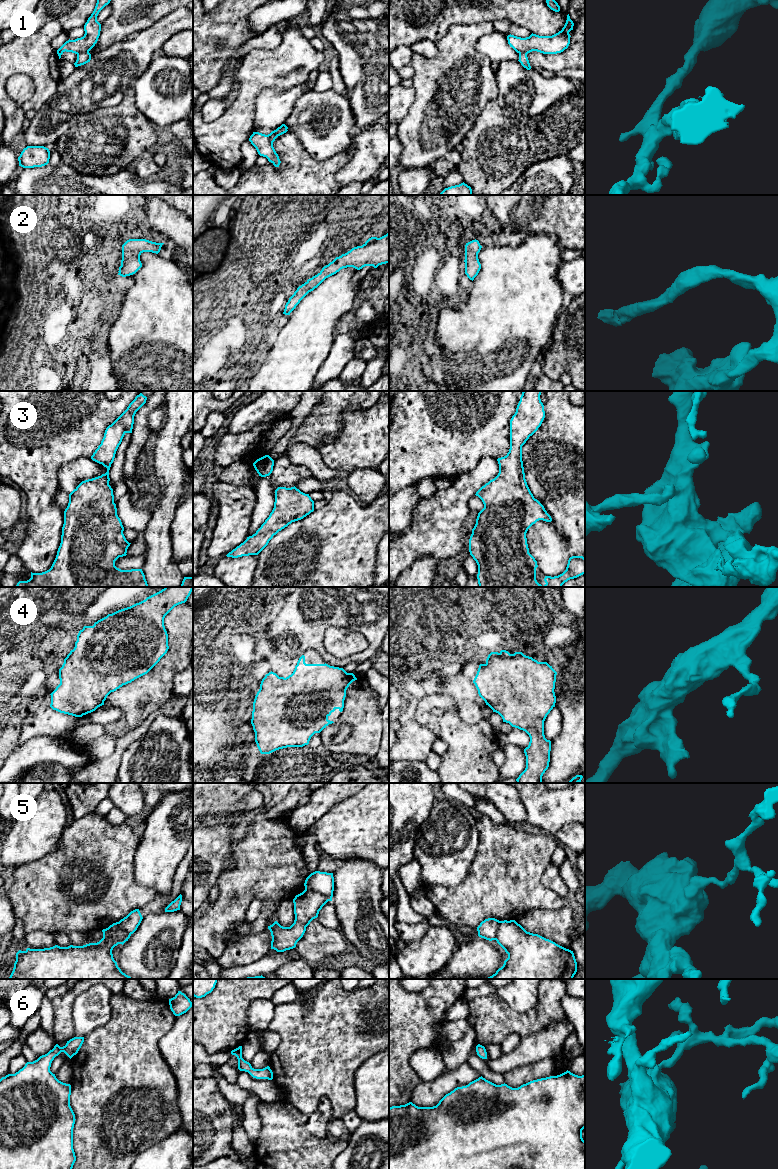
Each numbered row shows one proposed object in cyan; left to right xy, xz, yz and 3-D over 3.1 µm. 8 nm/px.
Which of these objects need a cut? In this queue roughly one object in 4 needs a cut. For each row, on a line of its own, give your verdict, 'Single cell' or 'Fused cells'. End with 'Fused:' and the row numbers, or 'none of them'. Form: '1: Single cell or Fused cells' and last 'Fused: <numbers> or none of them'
1: Fused cells
2: Single cell
3: Single cell
4: Single cell
5: Fused cells
6: Single cell
Fused: 1, 5

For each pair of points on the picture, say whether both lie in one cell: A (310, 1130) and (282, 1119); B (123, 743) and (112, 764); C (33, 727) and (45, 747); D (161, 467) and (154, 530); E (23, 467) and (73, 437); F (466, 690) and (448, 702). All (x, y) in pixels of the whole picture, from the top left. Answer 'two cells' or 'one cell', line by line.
A: one cell
B: one cell
C: two cells
D: one cell
E: one cell
F: two cells

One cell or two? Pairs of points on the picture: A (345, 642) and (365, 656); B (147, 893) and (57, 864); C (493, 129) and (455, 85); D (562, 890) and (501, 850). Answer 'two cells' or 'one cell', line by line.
A: two cells
B: one cell
C: two cells
D: two cells

